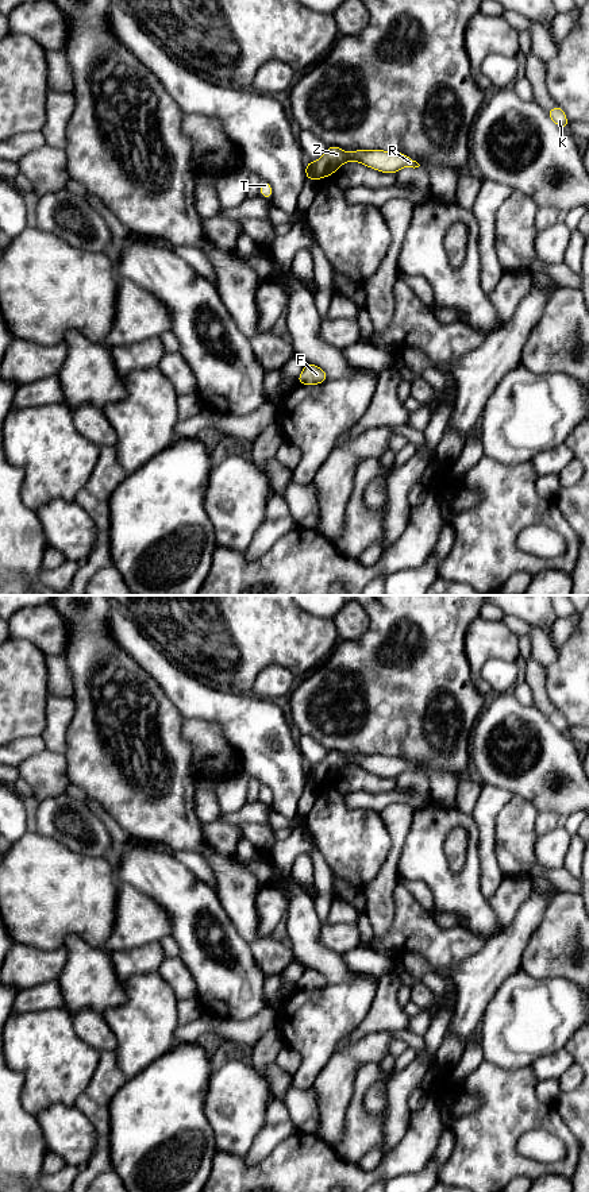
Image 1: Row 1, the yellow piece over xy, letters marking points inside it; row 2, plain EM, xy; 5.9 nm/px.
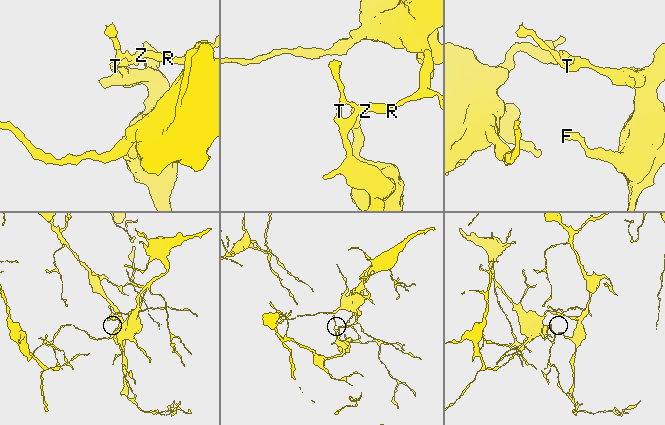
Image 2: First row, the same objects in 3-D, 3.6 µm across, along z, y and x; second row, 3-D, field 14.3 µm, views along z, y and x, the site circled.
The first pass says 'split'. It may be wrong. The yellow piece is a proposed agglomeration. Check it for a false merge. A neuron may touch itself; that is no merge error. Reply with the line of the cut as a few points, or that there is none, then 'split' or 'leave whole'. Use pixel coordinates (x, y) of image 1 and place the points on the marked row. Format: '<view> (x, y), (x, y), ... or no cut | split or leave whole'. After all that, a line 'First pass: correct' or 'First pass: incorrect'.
xy (311, 162), (316, 178) | split
First pass: correct

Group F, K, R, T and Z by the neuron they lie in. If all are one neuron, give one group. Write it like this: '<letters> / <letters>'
F T / K R Z

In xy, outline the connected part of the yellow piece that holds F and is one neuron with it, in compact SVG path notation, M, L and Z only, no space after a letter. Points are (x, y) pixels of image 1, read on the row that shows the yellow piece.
M305 363L303 367L297 383L299 385L320 385L328 378L327 373L315 363Z

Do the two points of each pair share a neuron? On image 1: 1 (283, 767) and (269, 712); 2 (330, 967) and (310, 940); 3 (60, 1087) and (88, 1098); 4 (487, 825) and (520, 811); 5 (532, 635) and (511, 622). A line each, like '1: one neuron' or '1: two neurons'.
1: one neuron
2: one neuron
3: two neurons
4: two neurons
5: one neuron

